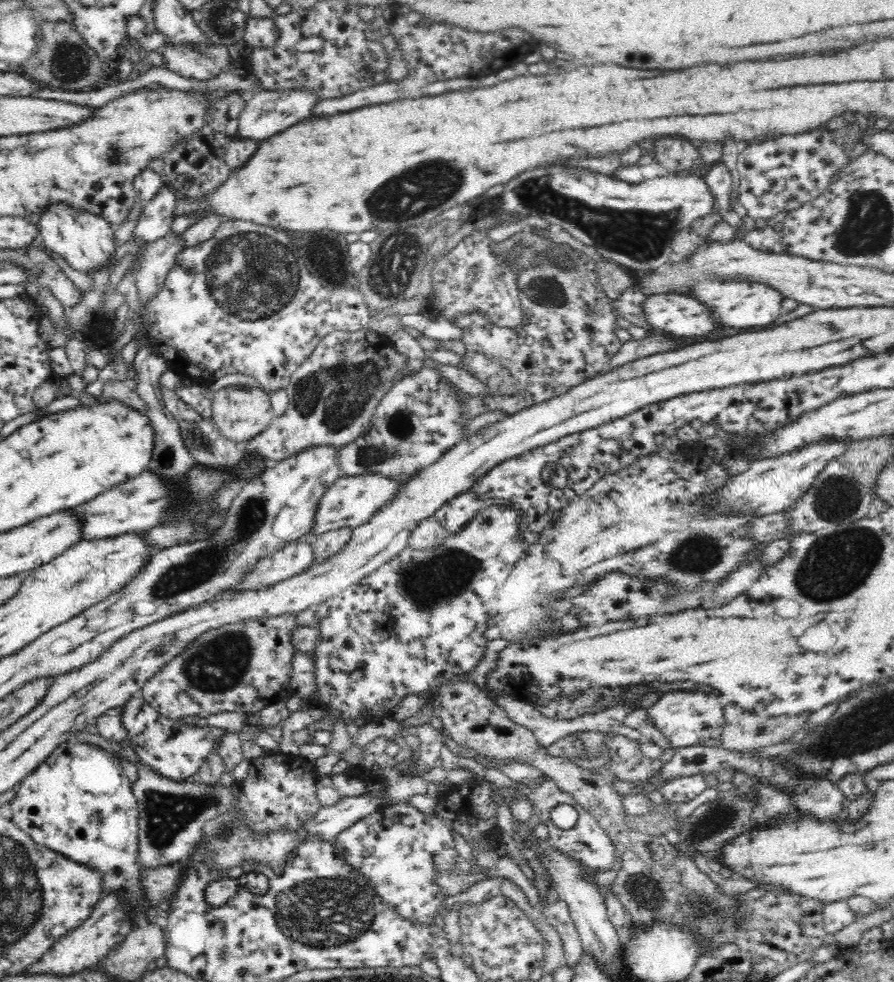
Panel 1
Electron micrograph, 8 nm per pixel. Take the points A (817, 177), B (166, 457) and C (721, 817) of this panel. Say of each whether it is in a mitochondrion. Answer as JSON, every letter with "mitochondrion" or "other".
{"A":"other","B":"mitochondrion","C":"mitochondrion"}

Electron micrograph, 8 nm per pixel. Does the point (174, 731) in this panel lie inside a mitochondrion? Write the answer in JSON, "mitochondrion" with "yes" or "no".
{"mitochondrion":"no"}

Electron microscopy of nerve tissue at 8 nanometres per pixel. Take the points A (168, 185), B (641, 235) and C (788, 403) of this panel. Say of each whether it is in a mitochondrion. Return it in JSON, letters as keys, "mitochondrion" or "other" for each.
{"A":"other","B":"mitochondrion","C":"other"}

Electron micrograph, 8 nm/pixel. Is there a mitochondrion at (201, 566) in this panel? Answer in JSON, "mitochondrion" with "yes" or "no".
{"mitochondrion":"yes"}

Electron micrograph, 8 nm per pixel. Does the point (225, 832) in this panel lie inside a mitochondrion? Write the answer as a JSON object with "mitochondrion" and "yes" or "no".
{"mitochondrion":"yes"}

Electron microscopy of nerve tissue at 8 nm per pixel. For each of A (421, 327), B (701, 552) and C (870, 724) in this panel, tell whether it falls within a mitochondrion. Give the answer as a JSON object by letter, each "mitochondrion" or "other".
{"A":"other","B":"mitochondrion","C":"mitochondrion"}

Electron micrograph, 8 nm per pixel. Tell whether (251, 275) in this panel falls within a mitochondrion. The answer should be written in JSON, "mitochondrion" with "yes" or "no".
{"mitochondrion":"yes"}

